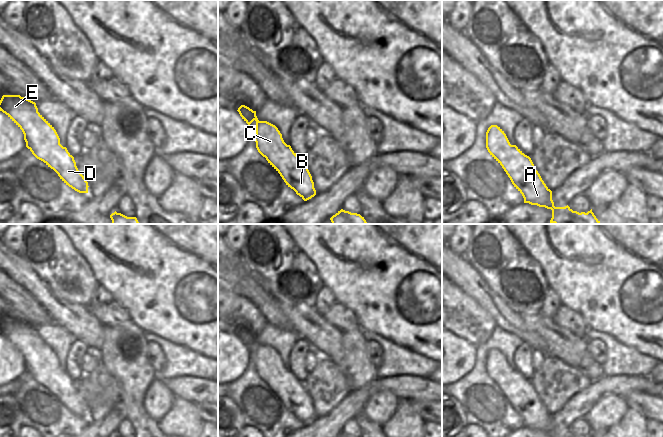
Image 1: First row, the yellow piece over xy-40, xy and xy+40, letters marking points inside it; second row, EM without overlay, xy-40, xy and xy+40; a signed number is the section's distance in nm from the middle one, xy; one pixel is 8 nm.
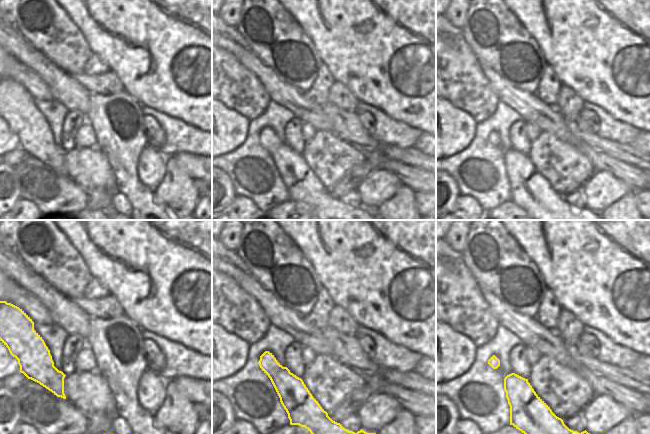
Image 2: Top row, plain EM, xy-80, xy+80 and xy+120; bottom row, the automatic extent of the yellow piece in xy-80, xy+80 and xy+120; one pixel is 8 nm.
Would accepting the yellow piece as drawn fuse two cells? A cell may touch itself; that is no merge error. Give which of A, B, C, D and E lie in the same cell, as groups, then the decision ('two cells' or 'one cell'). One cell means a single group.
groups A B C D E; one cell

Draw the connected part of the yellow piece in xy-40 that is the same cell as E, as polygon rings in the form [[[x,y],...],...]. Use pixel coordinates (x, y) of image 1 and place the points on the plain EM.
[[[3,319],[0,335],[23,356],[26,371],[53,393],[60,403],[79,417],[88,417],[88,406],[78,394],[74,381],[60,368],[54,351],[38,336],[36,327],[20,319]]]

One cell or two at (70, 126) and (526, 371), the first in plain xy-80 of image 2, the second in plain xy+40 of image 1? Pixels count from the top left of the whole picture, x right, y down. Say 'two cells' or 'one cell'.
one cell

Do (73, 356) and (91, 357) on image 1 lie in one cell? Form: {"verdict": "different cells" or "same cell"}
{"verdict": "different cells"}

